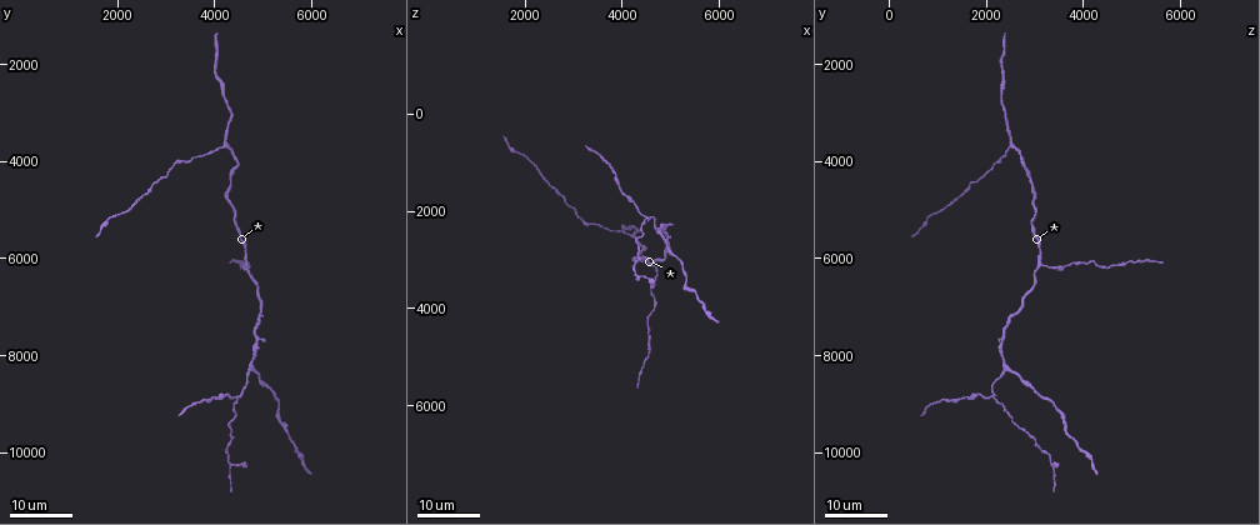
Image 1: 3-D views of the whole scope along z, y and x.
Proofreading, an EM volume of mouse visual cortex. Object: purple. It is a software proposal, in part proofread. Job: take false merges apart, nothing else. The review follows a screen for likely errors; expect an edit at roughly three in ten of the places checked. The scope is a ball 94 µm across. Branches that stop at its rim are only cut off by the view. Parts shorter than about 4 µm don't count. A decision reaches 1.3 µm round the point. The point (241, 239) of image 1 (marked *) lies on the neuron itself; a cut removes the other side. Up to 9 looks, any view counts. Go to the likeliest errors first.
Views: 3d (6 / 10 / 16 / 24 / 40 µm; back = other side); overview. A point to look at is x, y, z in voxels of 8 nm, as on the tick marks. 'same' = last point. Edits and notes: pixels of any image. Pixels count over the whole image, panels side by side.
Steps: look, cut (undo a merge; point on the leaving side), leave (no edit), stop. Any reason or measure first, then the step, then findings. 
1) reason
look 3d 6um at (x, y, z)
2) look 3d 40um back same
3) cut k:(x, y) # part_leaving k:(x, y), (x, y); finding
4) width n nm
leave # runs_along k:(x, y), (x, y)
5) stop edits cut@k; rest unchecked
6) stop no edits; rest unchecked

three-way junction
look 3d 24um at (4250, 3650, 2550)

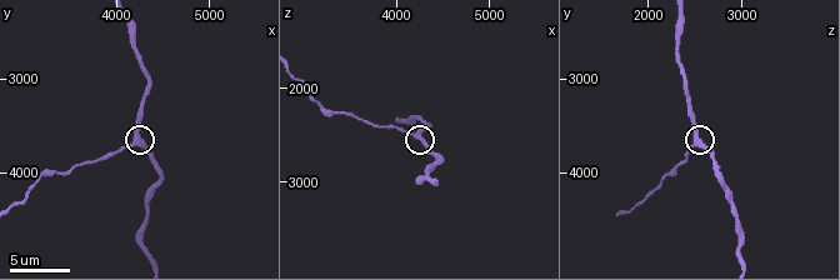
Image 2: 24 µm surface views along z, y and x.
look 3d 10um at (4200, 3650, 2500)

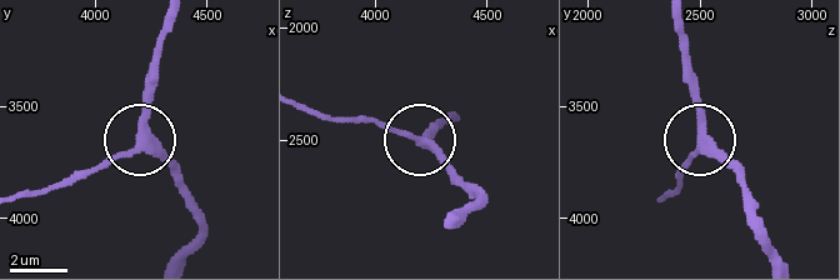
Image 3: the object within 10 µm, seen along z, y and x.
side_arm 20 um
leave # runs_along 3:(176, 255), (196, 234), (198, 213), (143, 140), (148, 71); one neuron here

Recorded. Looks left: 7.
three arms meet
look 3d 16um at (4450, 8850, 2100)

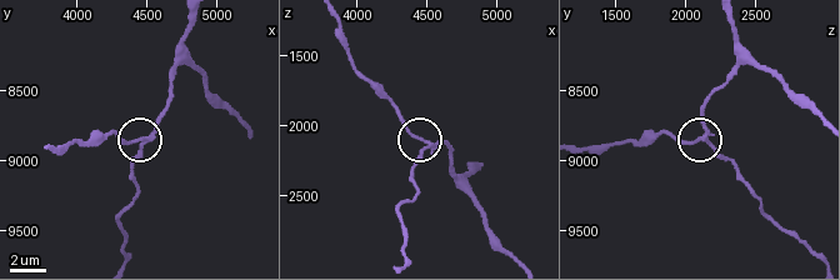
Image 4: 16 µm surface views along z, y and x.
look 3d 6um at (4460, 8860, 2120)

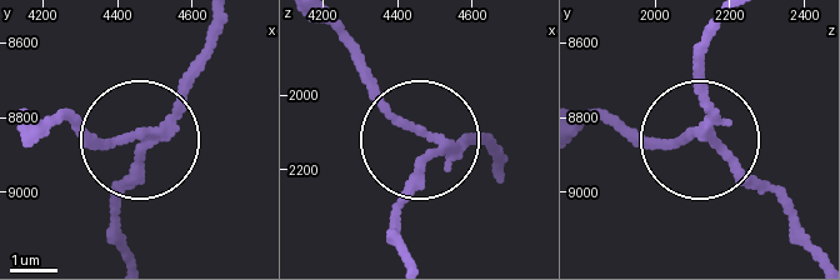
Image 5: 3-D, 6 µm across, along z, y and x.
arms 3
leave # runs_along 5:(504, 173), (484, 141), (409, 125), (353, 58); one neuron here

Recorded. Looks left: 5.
three arms meet
look 3d 16um at (4700, 6100, 3050)

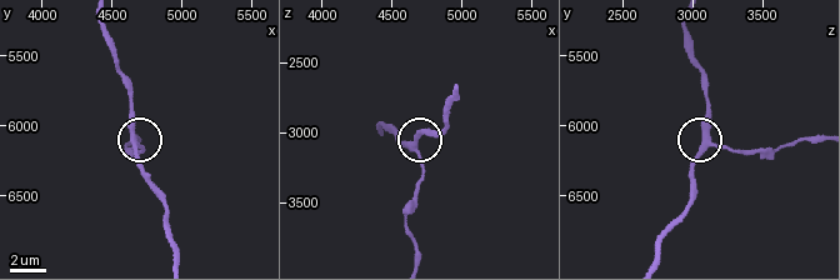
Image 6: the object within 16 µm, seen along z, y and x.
look 3d 6um at (4660, 6140, 3100)

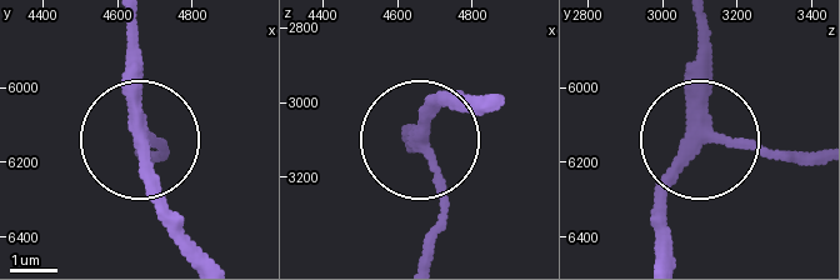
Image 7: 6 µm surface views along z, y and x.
look 3d 6um back at (4670, 6130, 3120)

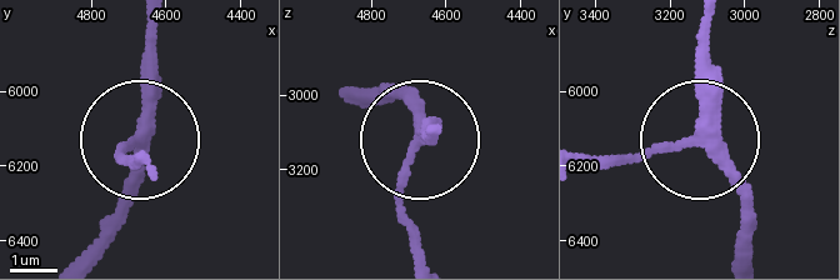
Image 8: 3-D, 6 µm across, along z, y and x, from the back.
side_arm 23 um
leave # runs_along 8:(705, 28), (701, 131), (585, 159); continuous, no second neuron

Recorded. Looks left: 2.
three-way junction
look 3d 24um at (4750, 8300, 2450)

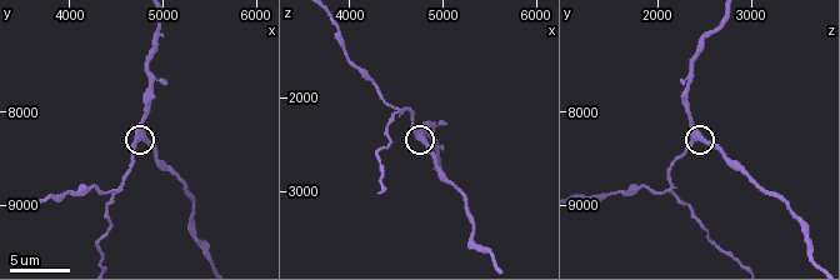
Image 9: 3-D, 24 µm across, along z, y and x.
closer look
look 3d 10um at (4700, 8250, 2450)

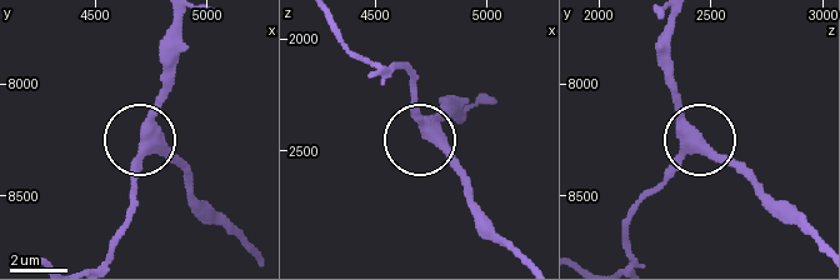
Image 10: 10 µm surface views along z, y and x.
leave # runs_along 10:(674, 20), (668, 78), (679, 120), (744, 175); one neuron here

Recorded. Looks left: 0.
stop no edits; rest unchecked

